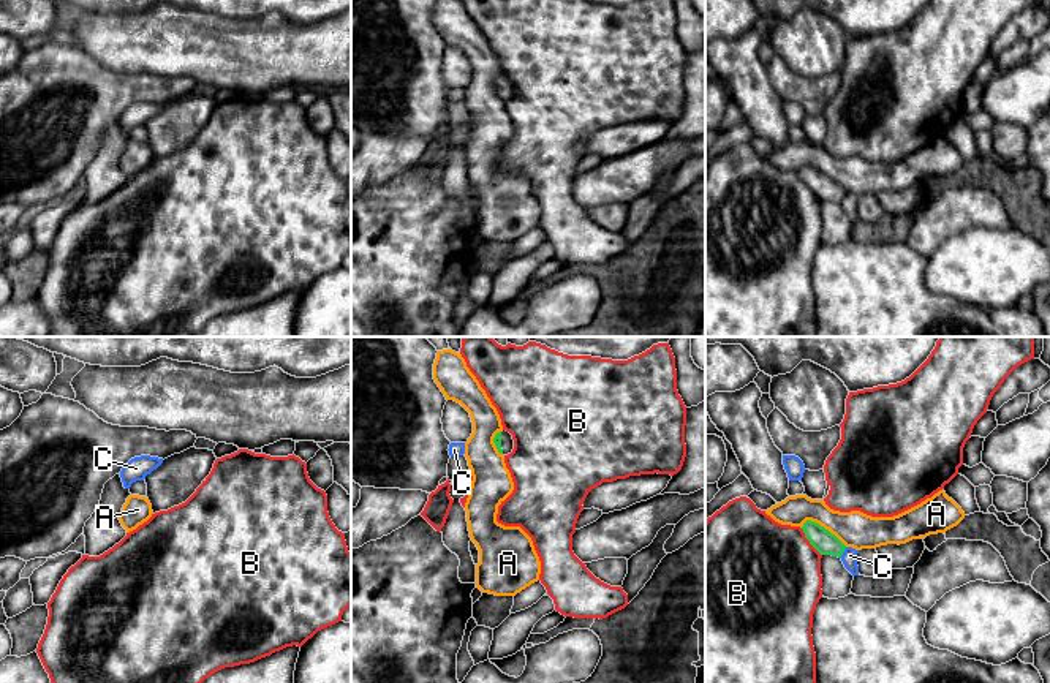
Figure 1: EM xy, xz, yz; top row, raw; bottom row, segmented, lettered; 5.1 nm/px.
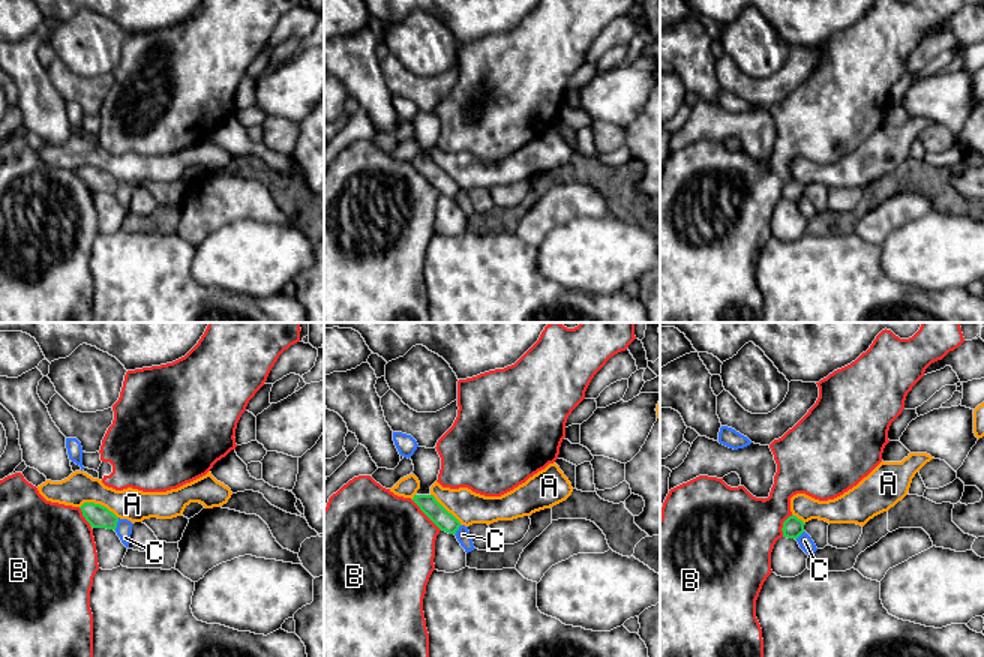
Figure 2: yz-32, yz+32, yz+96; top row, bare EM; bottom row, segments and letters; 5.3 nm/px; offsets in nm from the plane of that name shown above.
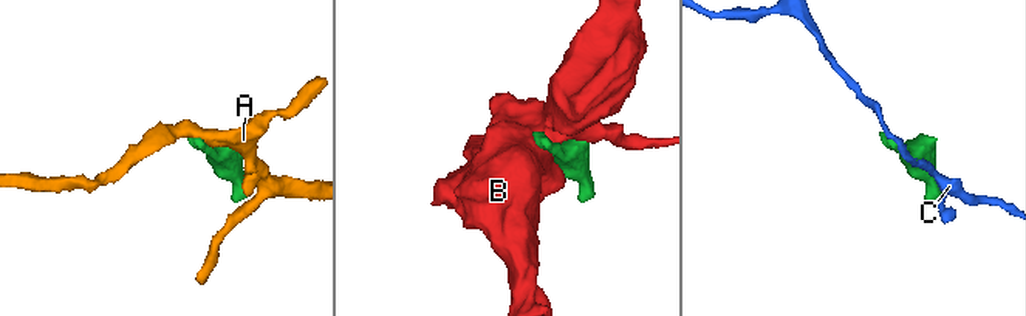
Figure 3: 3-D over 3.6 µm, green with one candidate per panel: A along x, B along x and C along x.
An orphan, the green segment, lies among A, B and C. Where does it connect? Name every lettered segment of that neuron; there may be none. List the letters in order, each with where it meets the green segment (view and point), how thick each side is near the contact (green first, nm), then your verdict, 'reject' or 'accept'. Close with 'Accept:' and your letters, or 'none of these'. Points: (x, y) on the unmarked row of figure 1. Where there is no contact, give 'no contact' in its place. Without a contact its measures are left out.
A: yz (823, 173) | 120/190 nm | reject
B: yz (810, 188) | 120/500 nm | reject
C: yz (843, 196) | 120/80 nm | reject
Accept: none of these

